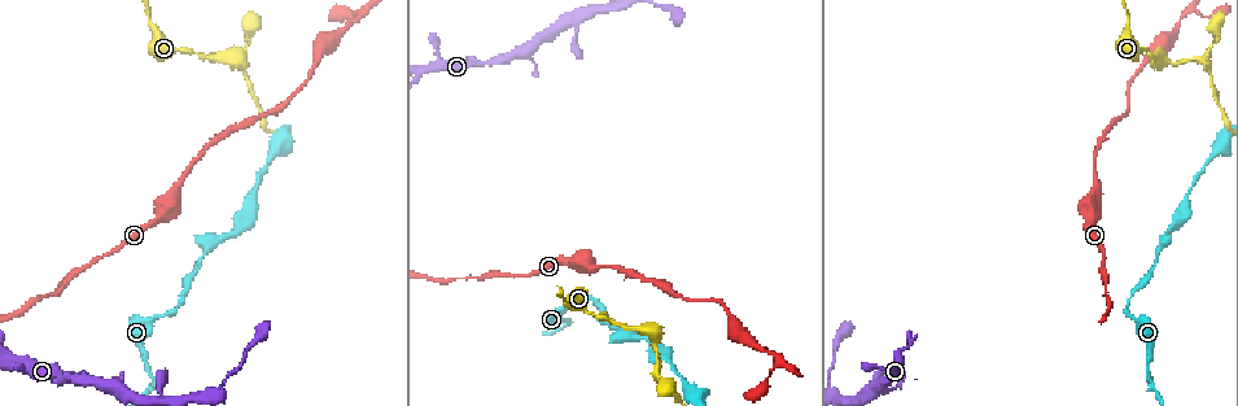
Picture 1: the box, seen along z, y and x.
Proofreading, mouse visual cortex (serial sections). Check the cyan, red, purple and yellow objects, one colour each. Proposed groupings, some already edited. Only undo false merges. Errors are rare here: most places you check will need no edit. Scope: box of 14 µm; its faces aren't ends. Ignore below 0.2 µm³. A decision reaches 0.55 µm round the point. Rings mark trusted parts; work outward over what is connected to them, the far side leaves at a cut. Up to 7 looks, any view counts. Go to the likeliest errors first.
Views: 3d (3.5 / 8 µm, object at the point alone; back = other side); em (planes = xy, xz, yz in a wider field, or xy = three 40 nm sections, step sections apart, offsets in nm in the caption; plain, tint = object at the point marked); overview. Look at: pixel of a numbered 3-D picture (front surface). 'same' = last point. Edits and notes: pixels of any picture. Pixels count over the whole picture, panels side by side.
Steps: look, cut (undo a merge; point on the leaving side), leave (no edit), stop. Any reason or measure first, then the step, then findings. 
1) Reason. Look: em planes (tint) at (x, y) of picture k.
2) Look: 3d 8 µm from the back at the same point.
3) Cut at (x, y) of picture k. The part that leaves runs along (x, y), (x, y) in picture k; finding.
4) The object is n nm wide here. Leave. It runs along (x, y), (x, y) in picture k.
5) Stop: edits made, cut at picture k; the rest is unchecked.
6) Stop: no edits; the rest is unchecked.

Abrupt turn. Look: em xy step 1 (tint) at (655, 376) of picture 1.

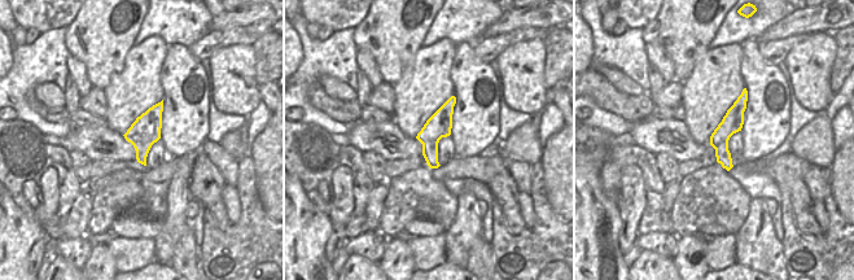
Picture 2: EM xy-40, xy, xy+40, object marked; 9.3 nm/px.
Look: 3d 3.5 µm at the same point.

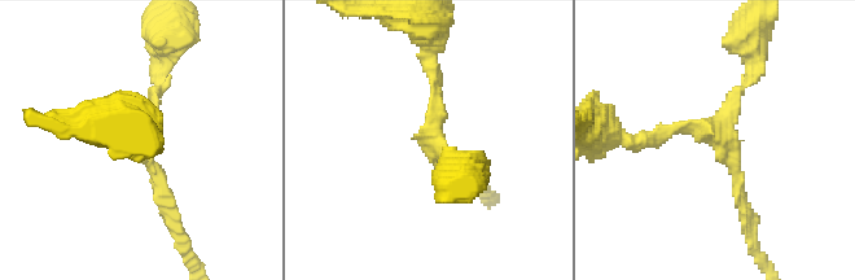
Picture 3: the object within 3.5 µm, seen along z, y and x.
Leave. All the same cell.

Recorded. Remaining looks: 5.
Arms run side by side. Look: 3d 8 µm at (426, 71) of picture 1.

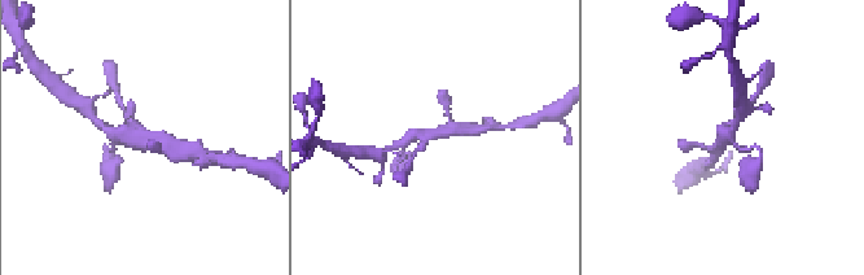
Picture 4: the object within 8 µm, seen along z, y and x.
Zoom in. Look: 3d 3.5 µm at (145, 139) of picture 4.

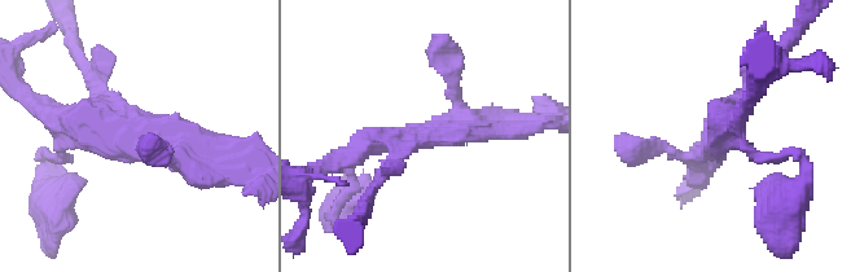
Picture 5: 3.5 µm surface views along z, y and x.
3 arms meet here; the arms are 150, 300, 300 nm wide; shape alone is not enough. Look: em xy step 5 (tint) at (137, 136) of picture 5.

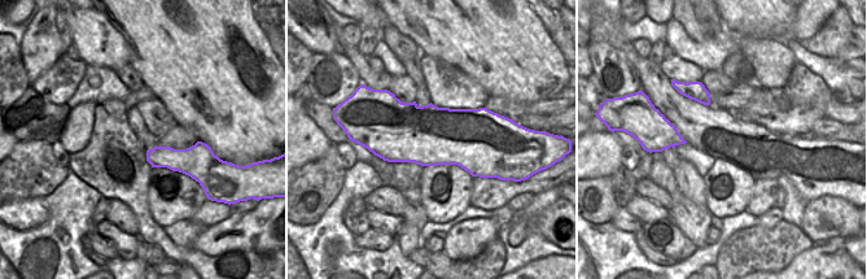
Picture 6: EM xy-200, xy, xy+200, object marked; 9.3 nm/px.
Leave. One cell here.

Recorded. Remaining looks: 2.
Thick turns thin. Look: 3d 3.5 µm from the back at (1169, 227) of picture 1.

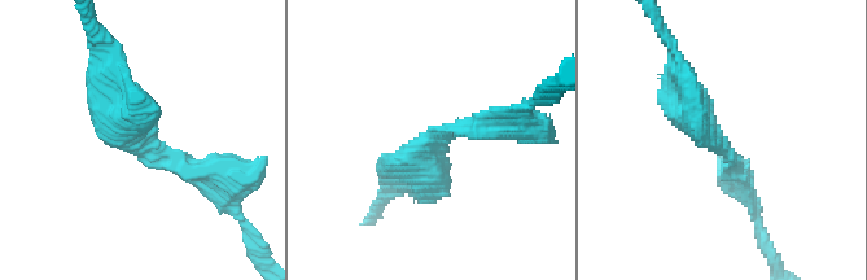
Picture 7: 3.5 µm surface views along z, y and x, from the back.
The arms are 300, 400 nm wide; need the tissue. Look: em xy step 3 (tint) at (149, 143) of picture 7.

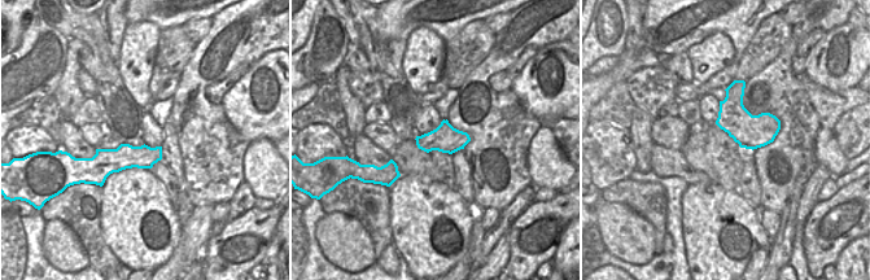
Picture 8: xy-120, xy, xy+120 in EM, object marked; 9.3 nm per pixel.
Leave. It runs along (226, 182), (145, 145), (122, 82) in picture 7; continuous, no second cell.

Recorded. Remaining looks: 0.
Stop: no edits; the rest is unchecked.

